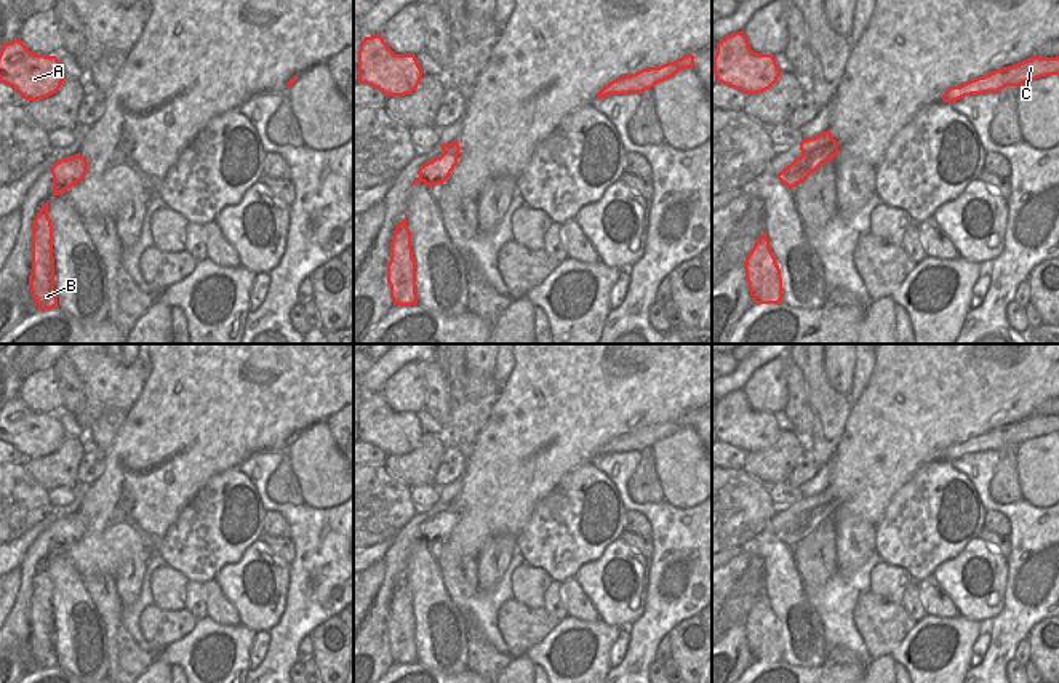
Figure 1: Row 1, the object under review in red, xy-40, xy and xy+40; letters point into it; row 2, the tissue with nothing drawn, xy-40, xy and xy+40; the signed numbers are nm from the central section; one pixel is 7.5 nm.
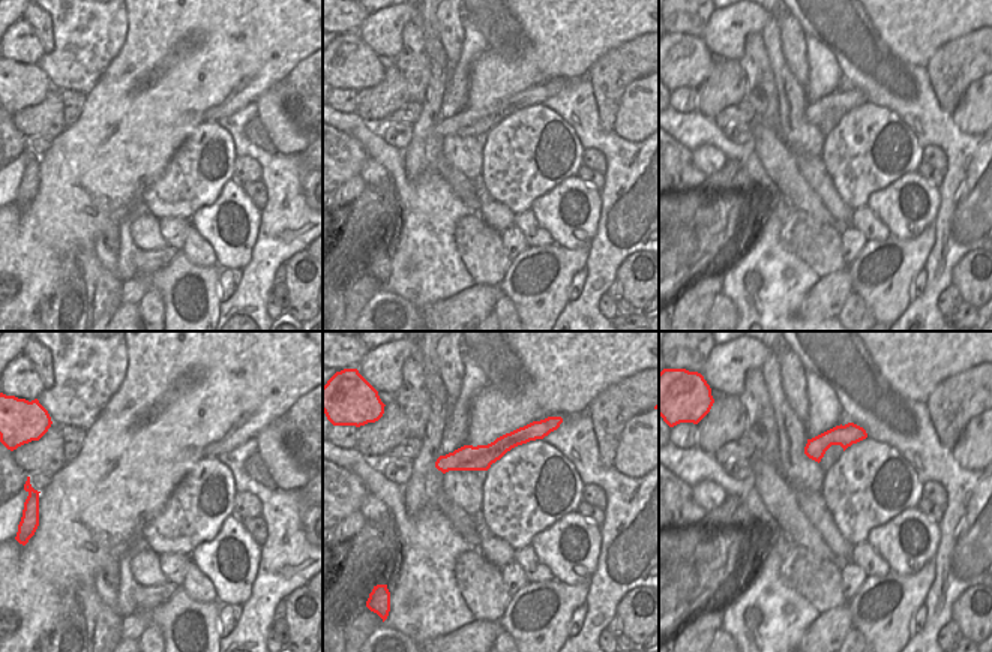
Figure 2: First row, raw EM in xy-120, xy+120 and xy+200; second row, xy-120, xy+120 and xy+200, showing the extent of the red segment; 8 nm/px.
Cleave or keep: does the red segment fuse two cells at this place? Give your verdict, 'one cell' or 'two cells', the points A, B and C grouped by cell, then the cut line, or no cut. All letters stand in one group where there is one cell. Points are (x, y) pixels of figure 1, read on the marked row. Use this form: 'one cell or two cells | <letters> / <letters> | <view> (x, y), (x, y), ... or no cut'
two cells | A B / C | xy+40 (834, 139), (829, 146), (821, 146), (810, 155), (802, 154)

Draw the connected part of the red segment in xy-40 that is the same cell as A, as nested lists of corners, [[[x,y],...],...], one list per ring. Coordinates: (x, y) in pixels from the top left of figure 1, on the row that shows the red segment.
[[[19,38],[2,45],[0,82],[13,86],[26,101],[54,94],[64,80],[56,56],[35,54]]]

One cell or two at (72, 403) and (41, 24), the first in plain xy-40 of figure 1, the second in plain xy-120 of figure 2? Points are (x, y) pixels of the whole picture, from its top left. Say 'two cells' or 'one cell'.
one cell

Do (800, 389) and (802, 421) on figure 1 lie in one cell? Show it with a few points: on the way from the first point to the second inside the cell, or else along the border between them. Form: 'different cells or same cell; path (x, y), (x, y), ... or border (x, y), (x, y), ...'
same cell; path (800, 397), (800, 413)

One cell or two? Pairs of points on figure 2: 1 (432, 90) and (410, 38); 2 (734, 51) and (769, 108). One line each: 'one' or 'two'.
1: two
2: two

